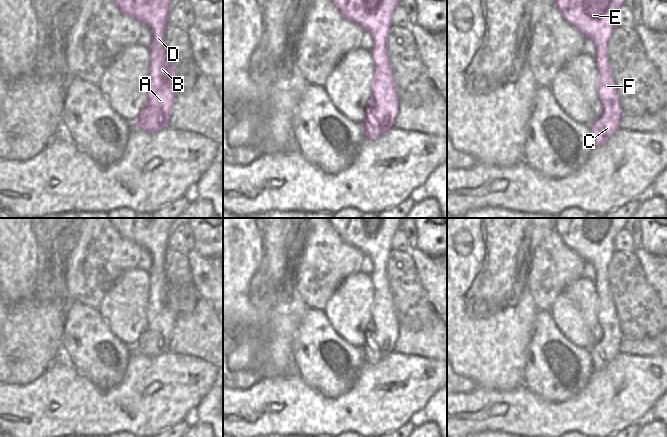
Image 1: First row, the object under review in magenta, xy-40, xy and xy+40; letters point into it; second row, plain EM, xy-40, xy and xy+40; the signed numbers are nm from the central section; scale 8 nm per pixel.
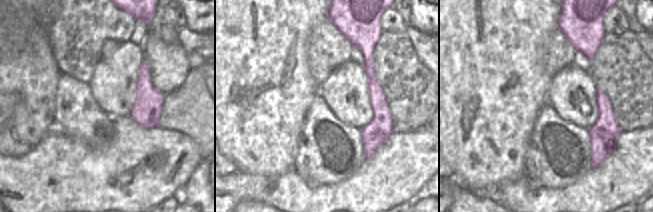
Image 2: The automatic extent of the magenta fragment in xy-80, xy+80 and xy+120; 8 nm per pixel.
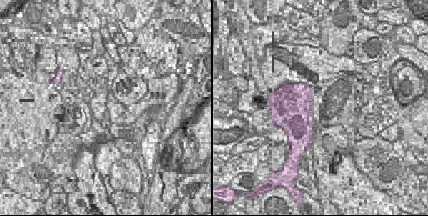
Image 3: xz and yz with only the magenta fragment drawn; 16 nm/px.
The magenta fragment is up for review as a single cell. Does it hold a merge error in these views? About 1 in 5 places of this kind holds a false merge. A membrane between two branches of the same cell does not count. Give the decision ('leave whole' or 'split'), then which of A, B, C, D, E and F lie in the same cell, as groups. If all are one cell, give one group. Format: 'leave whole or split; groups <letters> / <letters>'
leave whole; groups A B C D E F

